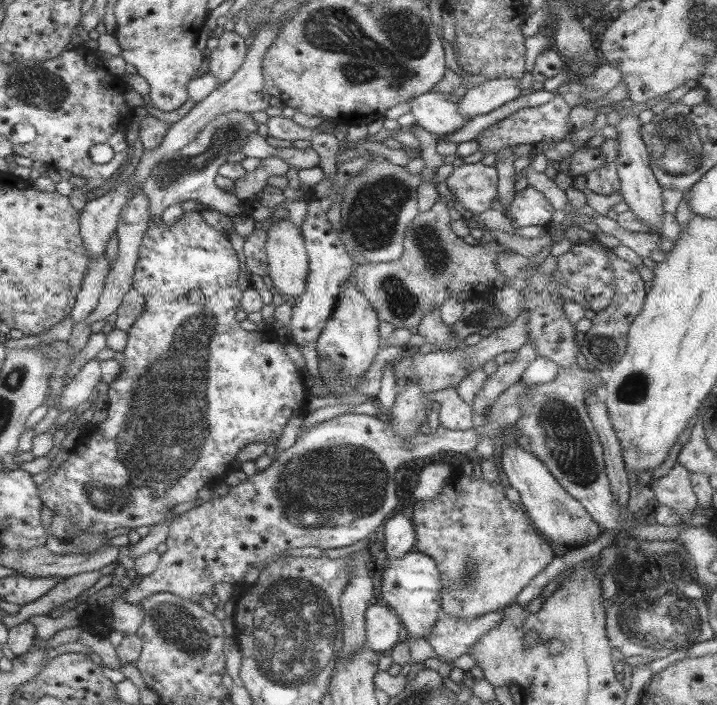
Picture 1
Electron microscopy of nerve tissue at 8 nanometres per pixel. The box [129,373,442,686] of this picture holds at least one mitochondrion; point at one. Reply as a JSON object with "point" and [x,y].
{"point":[326,486]}

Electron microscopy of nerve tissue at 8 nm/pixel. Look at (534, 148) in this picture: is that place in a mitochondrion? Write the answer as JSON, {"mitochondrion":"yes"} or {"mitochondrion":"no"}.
{"mitochondrion":"no"}

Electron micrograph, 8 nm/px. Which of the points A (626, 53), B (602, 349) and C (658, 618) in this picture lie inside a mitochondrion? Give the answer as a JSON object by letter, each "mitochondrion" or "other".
{"A":"other","B":"mitochondrion","C":"mitochondrion"}

